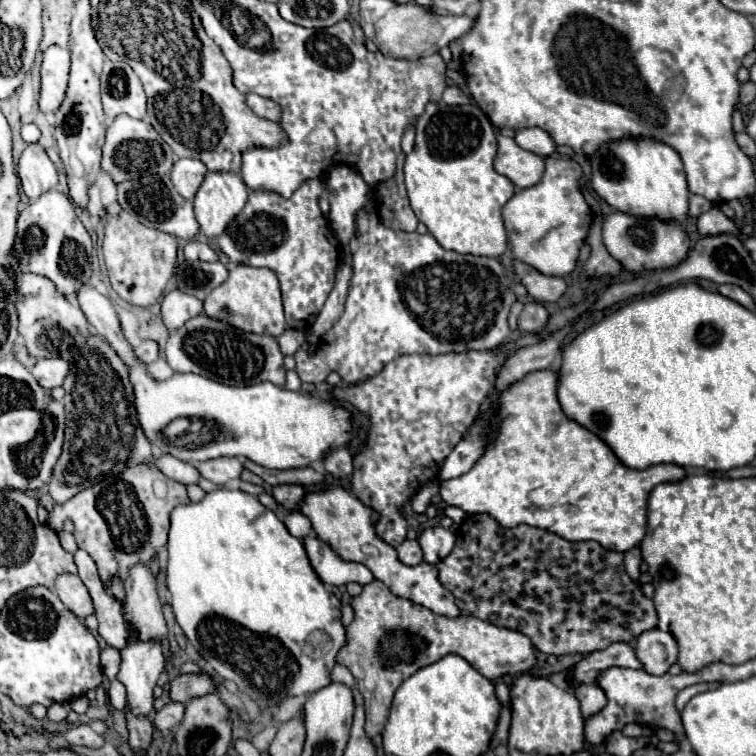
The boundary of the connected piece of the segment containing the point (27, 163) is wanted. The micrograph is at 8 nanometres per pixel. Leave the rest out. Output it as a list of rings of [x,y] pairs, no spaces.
[[[29,144],[17,164],[21,188],[29,200],[37,200],[41,194],[55,188],[59,172],[49,160],[47,152],[39,144]]]

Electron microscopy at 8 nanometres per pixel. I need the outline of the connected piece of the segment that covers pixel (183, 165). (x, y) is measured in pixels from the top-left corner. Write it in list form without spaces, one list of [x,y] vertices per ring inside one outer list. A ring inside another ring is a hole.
[[[179,158],[171,170],[171,182],[183,198],[193,200],[193,196],[197,194],[197,188],[201,186],[207,172],[209,170],[205,168],[205,164],[201,164],[201,160]]]

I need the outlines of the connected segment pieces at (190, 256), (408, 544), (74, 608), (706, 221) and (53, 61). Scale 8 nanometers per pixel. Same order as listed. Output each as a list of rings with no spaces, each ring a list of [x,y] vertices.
[[[193,240],[185,246],[185,258],[187,260],[203,260],[203,262],[217,262],[219,260],[217,252],[209,244],[197,242],[197,240]]]
[[[405,540],[401,546],[397,546],[397,554],[399,554],[399,560],[407,566],[415,566],[423,562],[423,552],[417,540]]]
[[[61,574],[55,584],[57,596],[61,602],[77,616],[77,618],[87,618],[93,614],[93,600],[89,596],[89,590],[85,584],[81,584],[81,578],[75,574]]]
[[[717,206],[697,218],[697,230],[703,236],[713,236],[713,234],[723,233],[737,234],[740,232],[737,224],[731,218],[725,216]]]
[[[49,46],[43,52],[41,98],[39,98],[41,112],[57,112],[57,108],[61,106],[69,80],[69,60],[71,60],[69,50],[59,46]]]

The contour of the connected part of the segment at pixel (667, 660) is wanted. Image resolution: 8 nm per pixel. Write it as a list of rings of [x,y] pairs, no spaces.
[[[659,628],[647,630],[637,638],[637,646],[635,646],[635,654],[643,664],[643,670],[649,674],[665,674],[669,670],[671,664],[677,662],[677,642],[669,632],[661,632]]]

